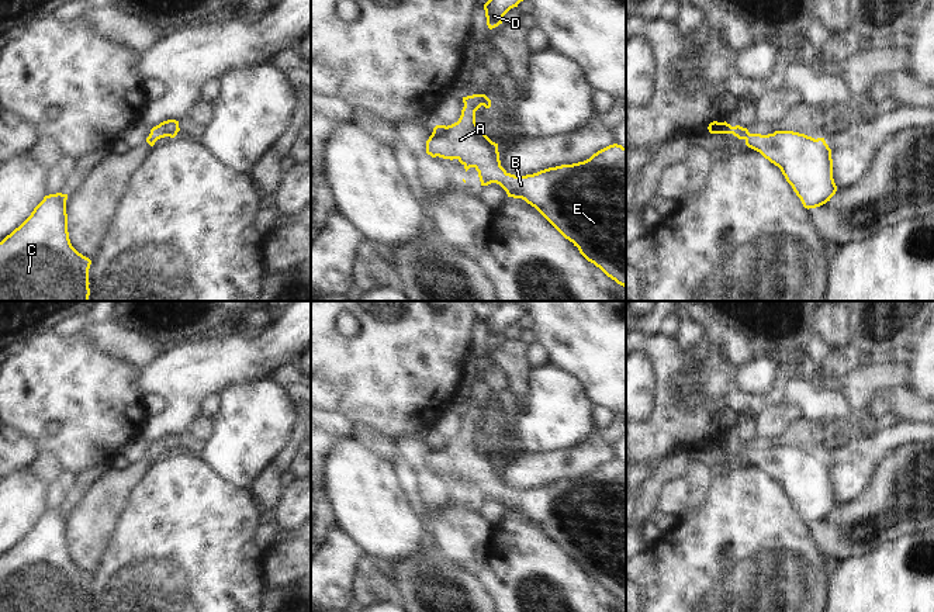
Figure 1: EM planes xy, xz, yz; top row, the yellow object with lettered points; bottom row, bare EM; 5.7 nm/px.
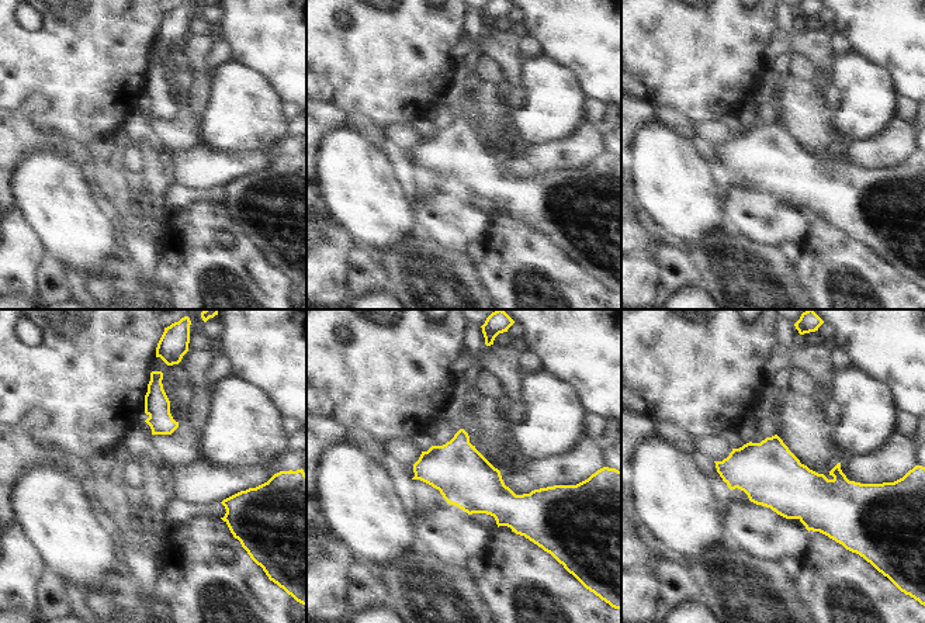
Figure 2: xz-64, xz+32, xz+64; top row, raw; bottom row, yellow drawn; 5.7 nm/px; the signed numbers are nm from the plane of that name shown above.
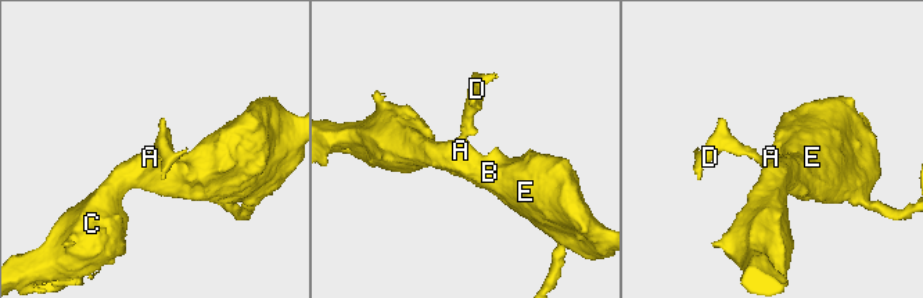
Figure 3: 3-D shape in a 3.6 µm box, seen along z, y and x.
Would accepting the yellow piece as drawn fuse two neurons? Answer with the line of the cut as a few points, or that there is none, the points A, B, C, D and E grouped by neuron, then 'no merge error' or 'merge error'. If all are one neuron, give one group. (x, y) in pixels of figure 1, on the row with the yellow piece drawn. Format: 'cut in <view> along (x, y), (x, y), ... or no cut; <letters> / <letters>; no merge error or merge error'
no cut; A B C D E; no merge error

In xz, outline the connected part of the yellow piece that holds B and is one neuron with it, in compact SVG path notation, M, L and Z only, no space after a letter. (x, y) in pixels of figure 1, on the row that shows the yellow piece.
M485 94L463 97L464 107L457 122L452 125L436 125L426 141L426 153L432 158L457 159L466 169L474 167L478 172L481 186L499 184L508 197L522 198L535 207L565 239L578 248L580 253L608 277L626 287L626 148L613 144L589 159L572 165L549 167L533 174L515 176L508 173L499 160L498 144L492 142L477 125L475 111L484 106L491 107Z

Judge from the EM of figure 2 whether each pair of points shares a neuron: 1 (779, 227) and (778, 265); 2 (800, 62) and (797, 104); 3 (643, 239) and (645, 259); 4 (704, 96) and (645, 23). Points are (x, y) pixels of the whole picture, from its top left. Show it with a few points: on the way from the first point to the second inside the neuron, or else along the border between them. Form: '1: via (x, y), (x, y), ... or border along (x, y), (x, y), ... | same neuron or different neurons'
1: border along (745, 239), (766, 246), (780, 246), (789, 252) | different neurons
2: border along (789, 73), (813, 82) | different neurons
3: border along (644, 224), (651, 245), (636, 251) | different neurons
4: via (700, 78), (664, 41) | same neuron

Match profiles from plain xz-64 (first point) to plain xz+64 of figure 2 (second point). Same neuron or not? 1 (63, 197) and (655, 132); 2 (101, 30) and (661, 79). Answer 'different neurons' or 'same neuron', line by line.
1: same neuron
2: same neuron

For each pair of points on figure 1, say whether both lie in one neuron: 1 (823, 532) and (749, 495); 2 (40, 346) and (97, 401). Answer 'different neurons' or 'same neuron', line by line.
1: different neurons
2: same neuron

